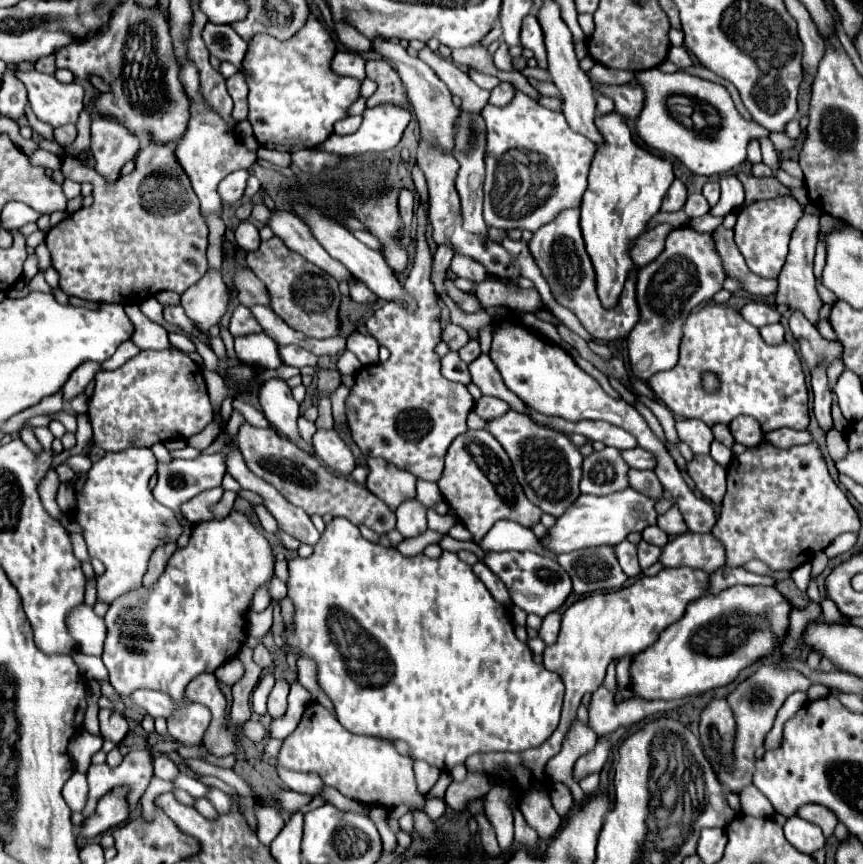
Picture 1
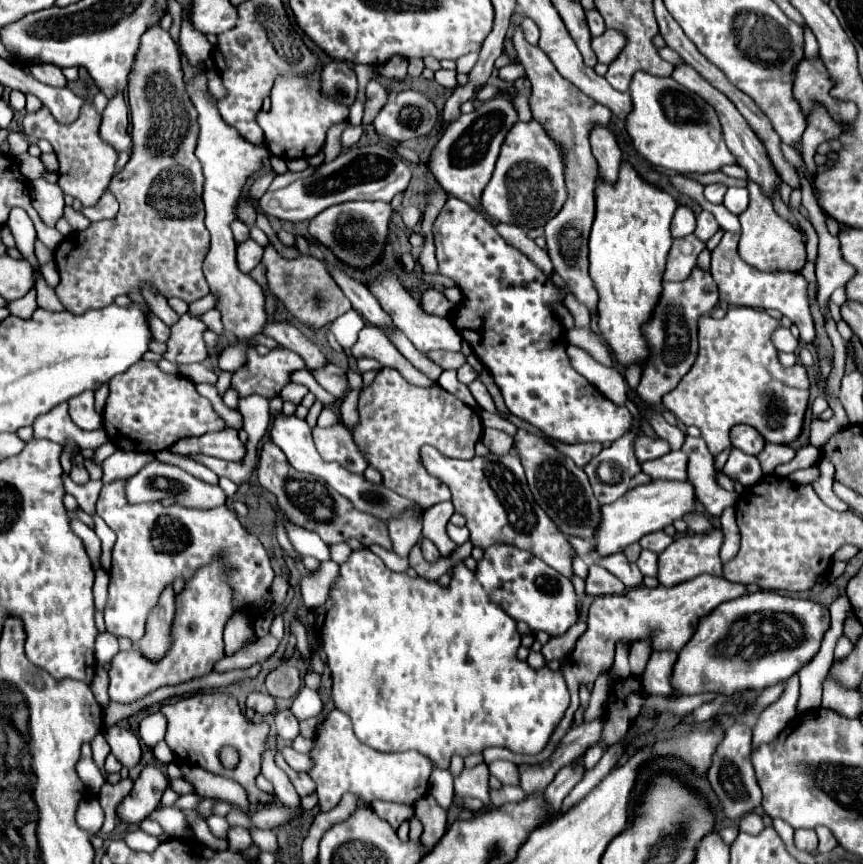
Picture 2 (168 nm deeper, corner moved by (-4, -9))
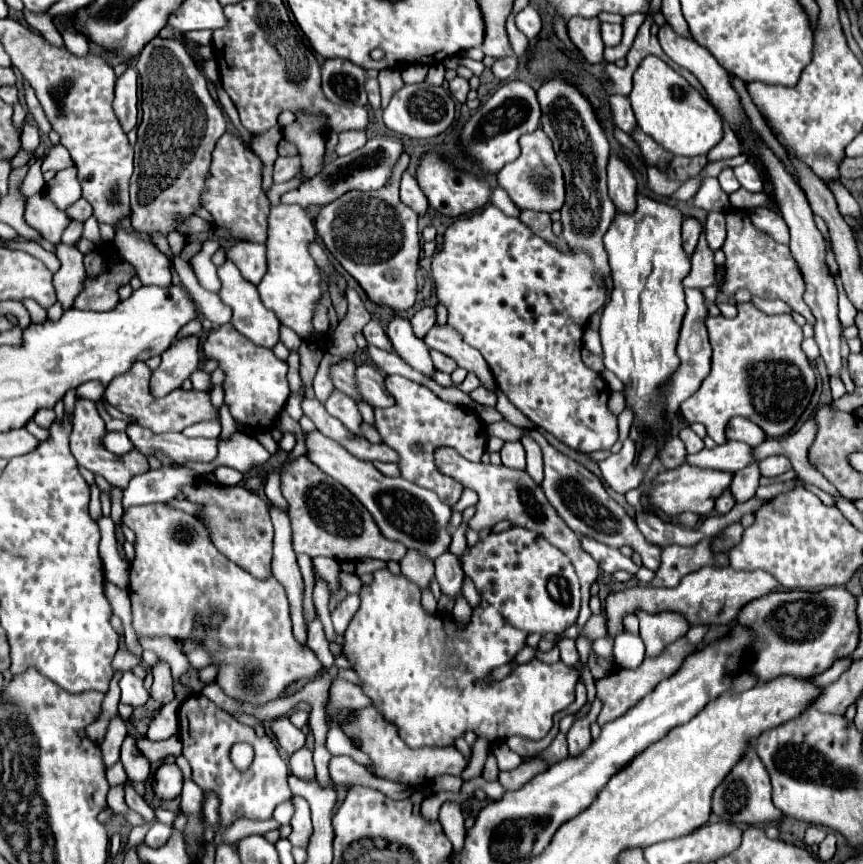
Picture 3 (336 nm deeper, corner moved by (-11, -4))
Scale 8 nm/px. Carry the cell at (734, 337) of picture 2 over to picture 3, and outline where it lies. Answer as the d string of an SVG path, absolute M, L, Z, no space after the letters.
M752 302L736 304L736 308L738 308L738 314L734 318L724 318L724 316L716 316L716 318L708 316L706 318L706 328L710 334L710 344L712 344L712 370L710 370L708 378L702 382L700 390L690 400L682 402L682 406L680 406L686 422L688 424L694 424L694 422L704 424L708 436L716 444L726 442L724 428L726 428L728 420L734 416L744 416L744 418L752 420L766 432L766 436L778 438L778 436L788 434L792 430L792 426L796 424L796 420L800 418L800 414L806 410L806 406L812 398L812 392L816 388L814 368L800 348L800 344L804 340L802 328L792 320L792 316L790 314L768 316L768 314L760 312Z

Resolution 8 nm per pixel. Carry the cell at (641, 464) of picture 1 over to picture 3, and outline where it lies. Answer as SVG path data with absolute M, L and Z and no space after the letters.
M726 442L722 446L716 446L712 450L704 448L698 454L688 456L688 464L700 466L700 468L714 468L714 470L742 470L750 464L756 464L758 460L754 458L754 450L748 444L742 442Z

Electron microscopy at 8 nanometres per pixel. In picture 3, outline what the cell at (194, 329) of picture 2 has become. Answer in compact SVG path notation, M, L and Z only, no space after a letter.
M190 338L182 344L172 344L164 354L160 366L152 372L150 392L156 398L180 388L182 382L200 366L200 340Z

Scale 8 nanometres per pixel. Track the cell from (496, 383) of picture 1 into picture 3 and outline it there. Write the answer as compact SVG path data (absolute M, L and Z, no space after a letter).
M476 388L474 392L470 392L470 398L478 404L484 404L484 406L494 406L496 404L496 396L490 396L490 392L486 392L486 388Z

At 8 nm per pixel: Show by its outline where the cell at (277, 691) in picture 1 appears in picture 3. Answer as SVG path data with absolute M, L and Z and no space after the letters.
M282 716L282 718L276 718L272 724L270 724L270 732L272 736L276 738L278 746L288 754L292 756L296 750L300 750L304 746L304 732L298 730L290 720L288 716Z

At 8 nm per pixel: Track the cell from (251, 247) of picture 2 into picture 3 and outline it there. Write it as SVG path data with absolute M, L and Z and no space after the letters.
M236 242L226 248L226 258L236 264L244 280L250 284L258 284L266 274L266 246L264 244L246 244Z

